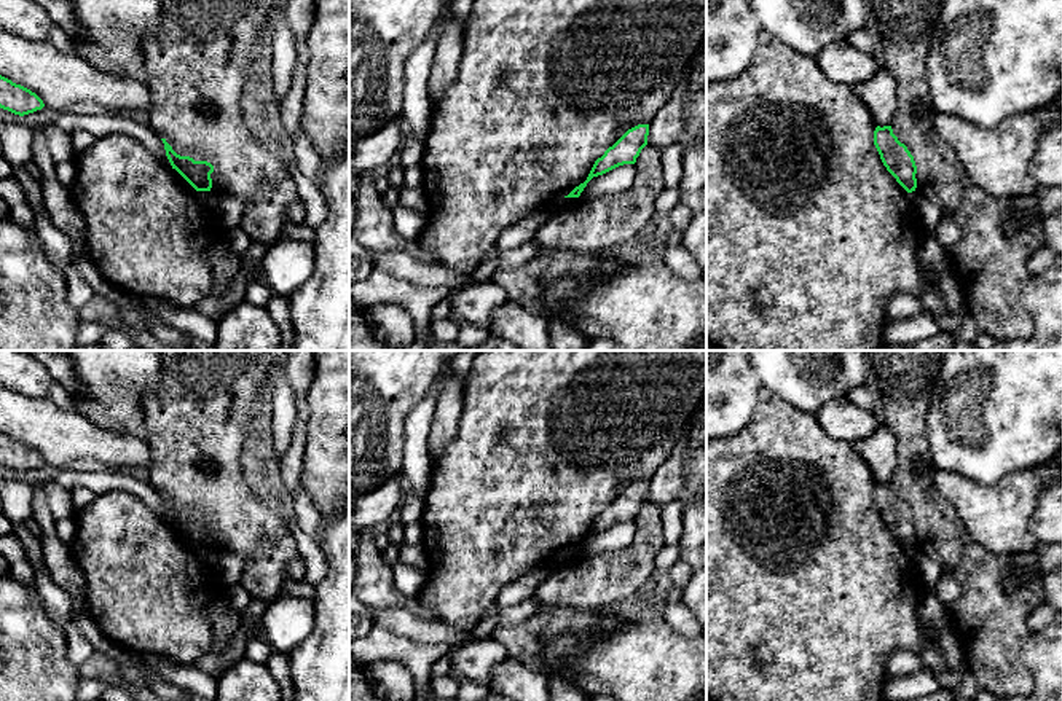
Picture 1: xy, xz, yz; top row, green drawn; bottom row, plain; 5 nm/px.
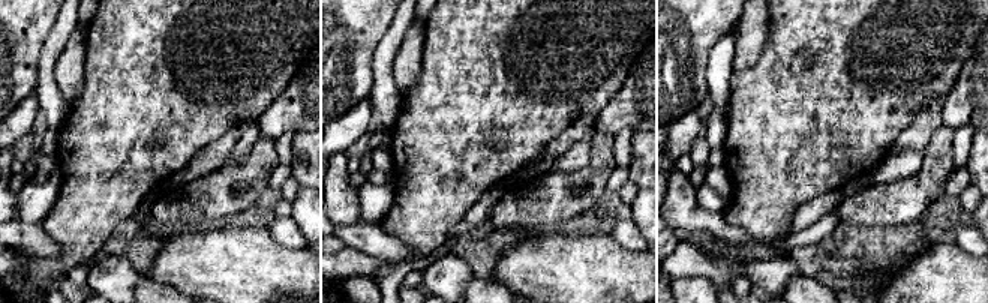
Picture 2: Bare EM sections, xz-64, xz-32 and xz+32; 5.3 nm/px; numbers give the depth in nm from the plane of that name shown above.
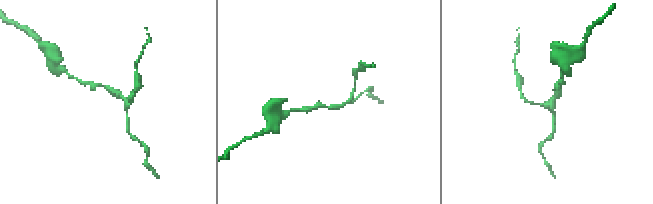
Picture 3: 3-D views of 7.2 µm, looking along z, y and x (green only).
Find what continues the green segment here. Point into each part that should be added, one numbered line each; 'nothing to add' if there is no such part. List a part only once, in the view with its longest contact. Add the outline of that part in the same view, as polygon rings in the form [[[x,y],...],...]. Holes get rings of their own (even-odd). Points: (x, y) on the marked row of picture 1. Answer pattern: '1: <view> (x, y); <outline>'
nothing to add

